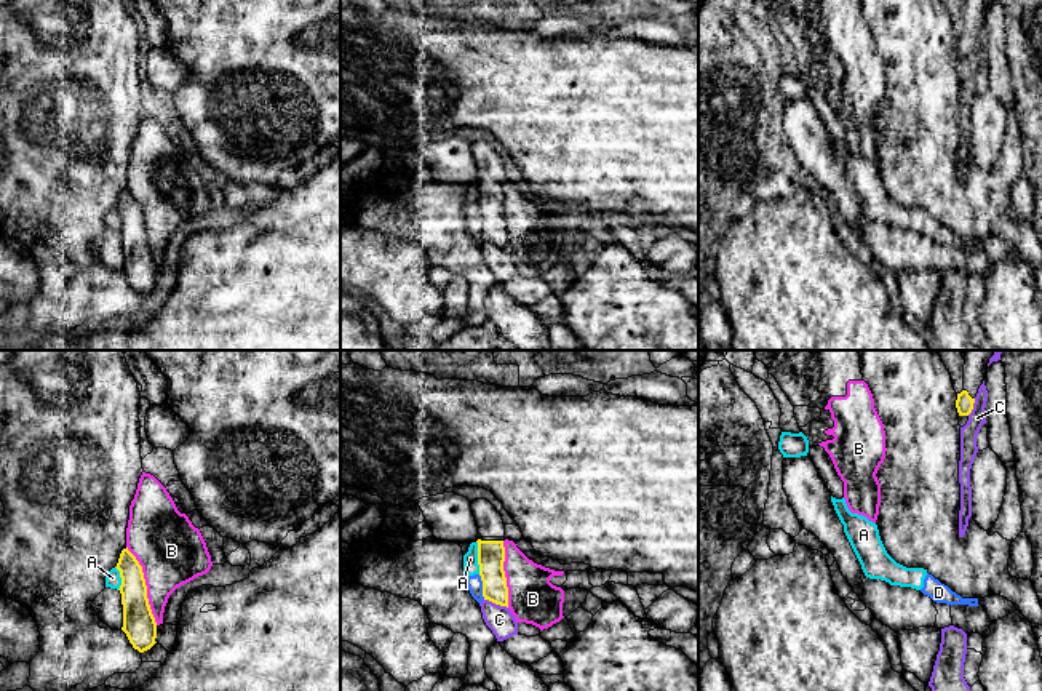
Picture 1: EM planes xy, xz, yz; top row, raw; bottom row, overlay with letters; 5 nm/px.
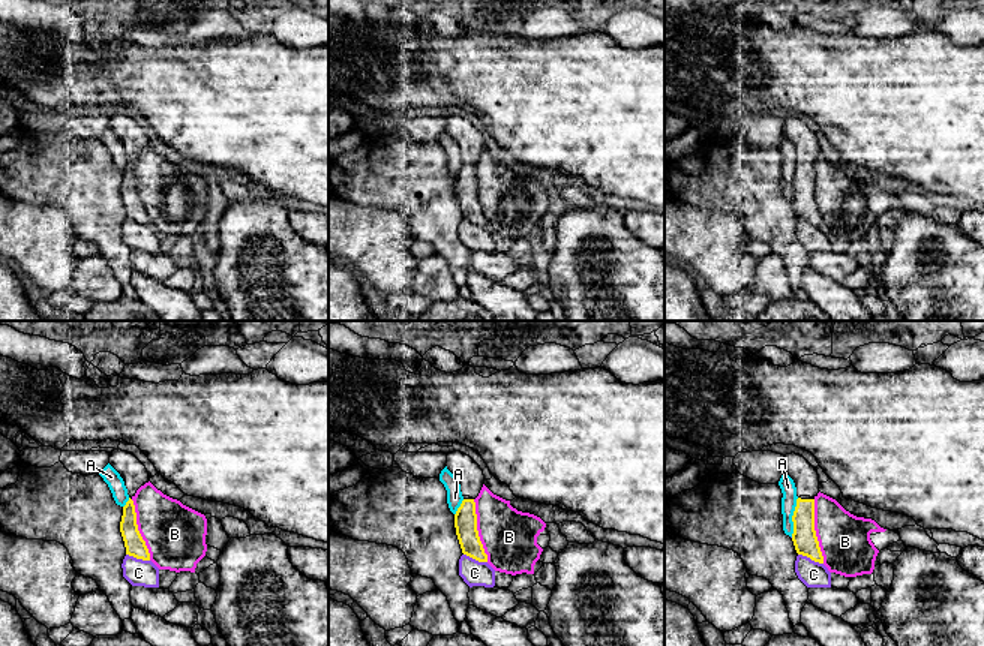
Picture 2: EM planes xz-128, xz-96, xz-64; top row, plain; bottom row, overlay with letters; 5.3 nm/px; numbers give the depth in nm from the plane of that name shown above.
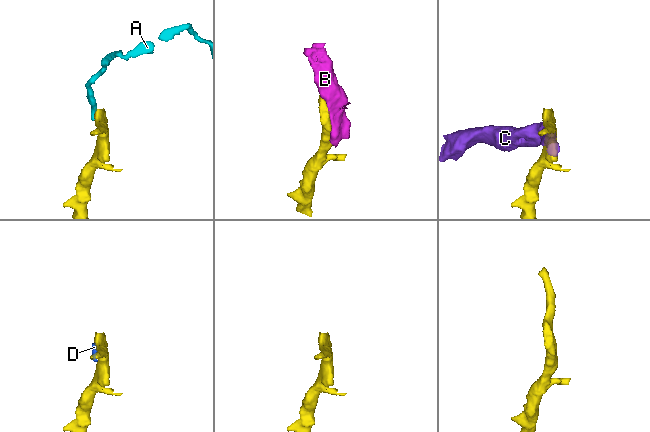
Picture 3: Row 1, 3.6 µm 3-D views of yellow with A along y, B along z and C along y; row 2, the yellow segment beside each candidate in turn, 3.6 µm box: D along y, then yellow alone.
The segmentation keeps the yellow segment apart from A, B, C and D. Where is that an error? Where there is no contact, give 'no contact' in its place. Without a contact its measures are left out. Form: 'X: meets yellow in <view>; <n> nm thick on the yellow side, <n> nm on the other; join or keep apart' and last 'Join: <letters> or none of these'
A: meets yellow in xz; 140 nm thick on the yellow side, 80 nm on the other; keep apart
B: meets yellow in xy; 160 nm thick on the yellow side, 340 nm on the other; keep apart
C: meets yellow in xz; 140 nm thick on the yellow side, 140 nm on the other; keep apart
D: meets yellow in xz; 140 nm thick on the yellow side, 80 nm on the other; keep apart
Join: none of these

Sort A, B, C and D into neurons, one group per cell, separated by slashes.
A D / B / C

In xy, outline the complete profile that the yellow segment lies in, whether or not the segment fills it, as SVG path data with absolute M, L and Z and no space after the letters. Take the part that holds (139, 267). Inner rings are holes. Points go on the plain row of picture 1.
M126 190L121 192L115 208L120 213L123 269L129 285L139 294L150 291L157 283L157 264L152 256L142 208Z

